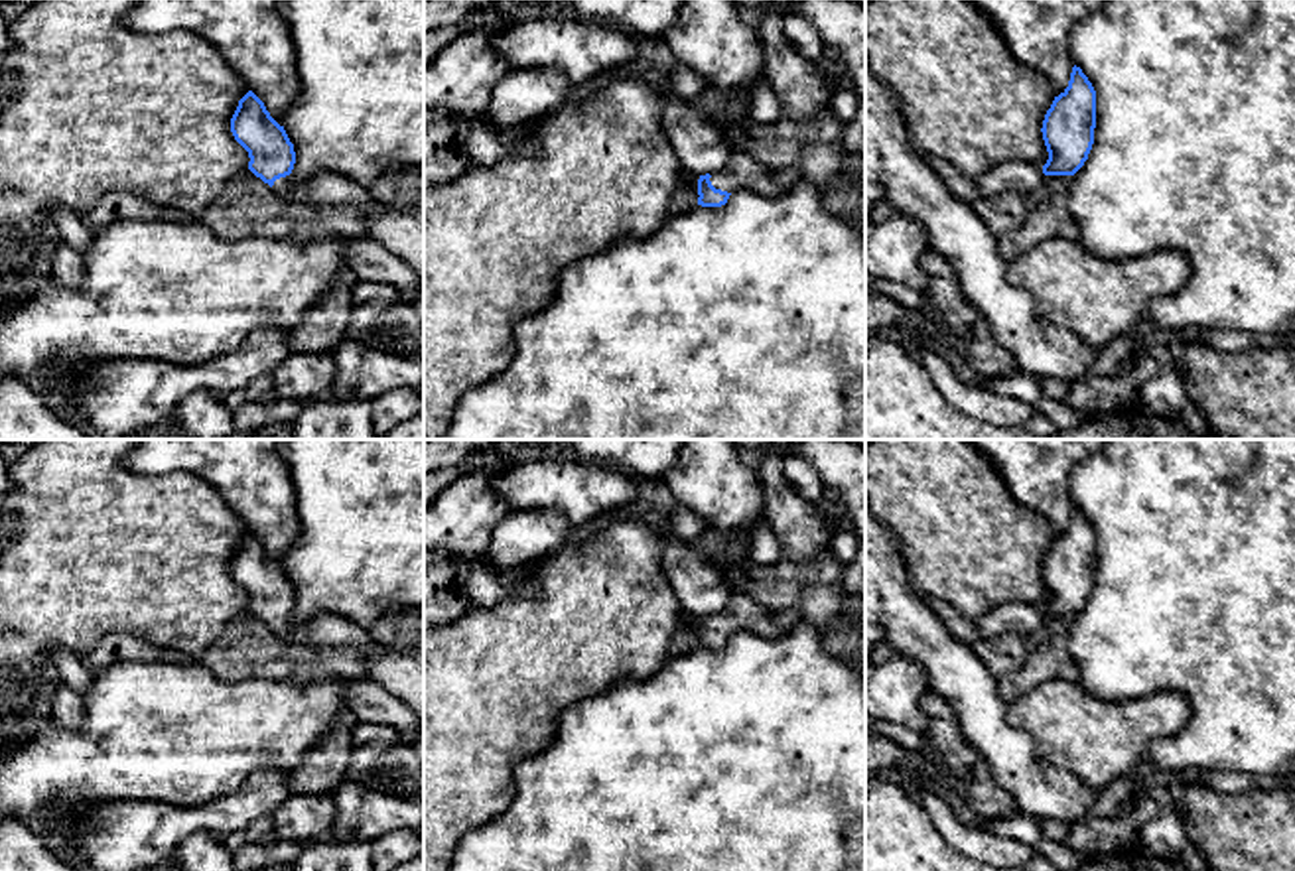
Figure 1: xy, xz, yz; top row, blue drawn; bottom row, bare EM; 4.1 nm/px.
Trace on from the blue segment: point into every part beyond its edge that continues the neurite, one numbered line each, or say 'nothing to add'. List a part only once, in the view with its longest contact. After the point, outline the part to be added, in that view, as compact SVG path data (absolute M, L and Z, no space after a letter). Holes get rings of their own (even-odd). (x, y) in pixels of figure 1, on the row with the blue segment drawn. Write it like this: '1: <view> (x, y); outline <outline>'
1: xz (742, 172); outline M735 152L727 164L710 177L716 189L735 193L741 189L761 195L781 195L788 187L771 177L771 169L745 152Z

